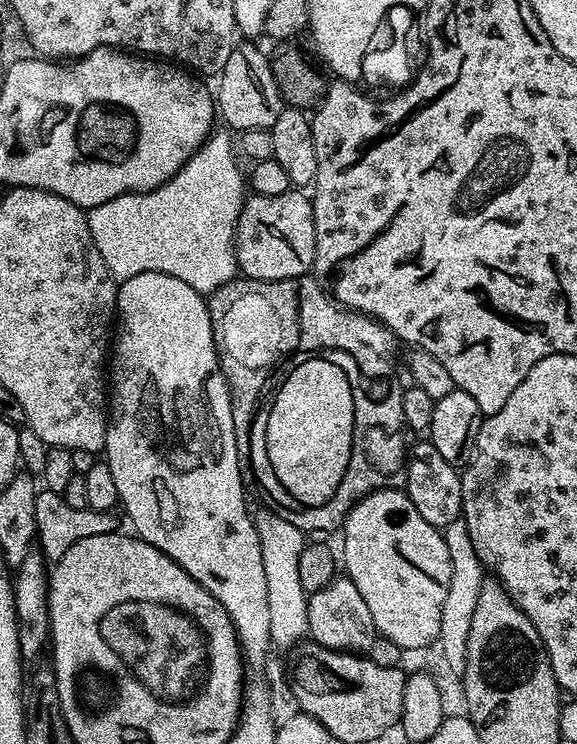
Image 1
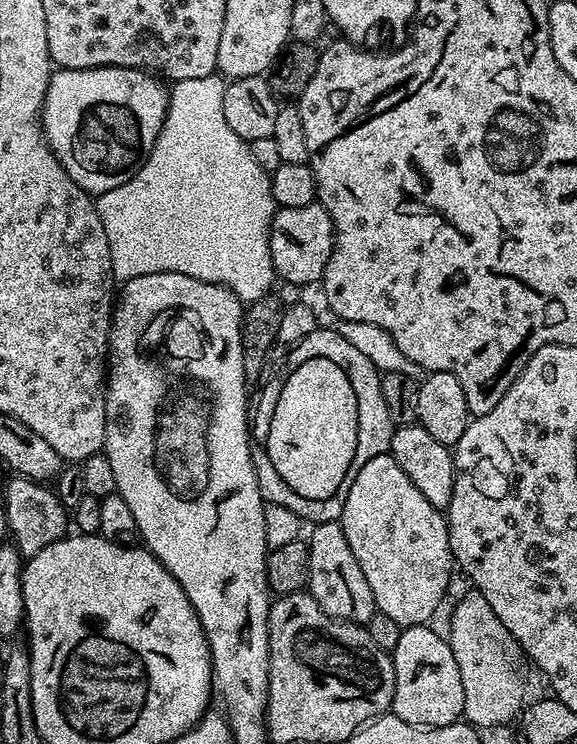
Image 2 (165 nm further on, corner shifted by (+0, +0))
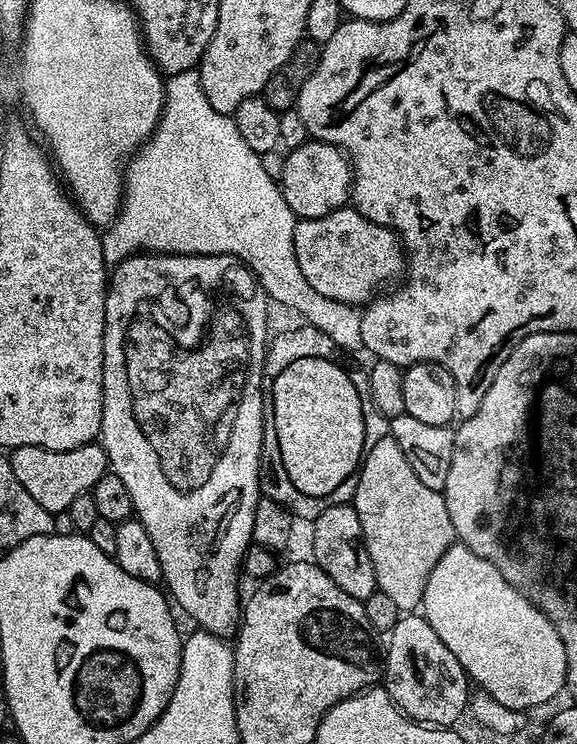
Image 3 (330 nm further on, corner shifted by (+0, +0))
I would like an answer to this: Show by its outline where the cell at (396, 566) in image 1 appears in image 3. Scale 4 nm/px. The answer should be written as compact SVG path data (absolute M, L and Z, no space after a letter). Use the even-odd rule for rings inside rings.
M384 434L373 444L371 441L355 480L354 507L362 526L364 545L374 566L377 589L386 594L401 613L411 613L424 603L430 570L438 566L438 558L442 558L456 540L444 493L430 490L430 486L420 481L391 434Z

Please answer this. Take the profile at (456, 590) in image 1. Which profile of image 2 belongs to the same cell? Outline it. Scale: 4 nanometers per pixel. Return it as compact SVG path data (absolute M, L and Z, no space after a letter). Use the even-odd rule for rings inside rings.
M468 590L455 604L446 639L461 675L463 719L473 727L507 725L532 703L556 698L553 680L544 670L530 666L524 672L516 672L506 663L508 631L480 592Z

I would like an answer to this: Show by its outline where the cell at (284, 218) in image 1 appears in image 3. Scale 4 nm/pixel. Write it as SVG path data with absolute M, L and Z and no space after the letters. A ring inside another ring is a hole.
M345 206L326 214L322 218L297 219L294 230L294 258L298 258L298 267L302 270L302 278L318 290L318 294L326 294L326 298L334 298L343 304L364 306L377 295L380 283L388 284L396 275L406 268L406 253L402 241L390 228L383 228L366 219L351 206Z

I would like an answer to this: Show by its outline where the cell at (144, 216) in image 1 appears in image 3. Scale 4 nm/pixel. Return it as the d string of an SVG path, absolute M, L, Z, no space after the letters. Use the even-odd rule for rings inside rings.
M199 71L179 72L167 77L164 109L156 131L129 159L122 183L124 194L120 210L102 236L105 264L115 266L126 257L143 252L171 252L178 256L236 256L240 263L248 266L273 305L281 304L297 312L305 325L312 325L332 338L337 349L356 352L364 348L361 313L353 305L318 294L318 290L302 278L298 258L294 258L294 230L298 218L290 206L286 206L286 198L277 180L266 174L260 153L250 150L242 134L238 134L235 119L229 113L219 112L210 106L202 90Z

